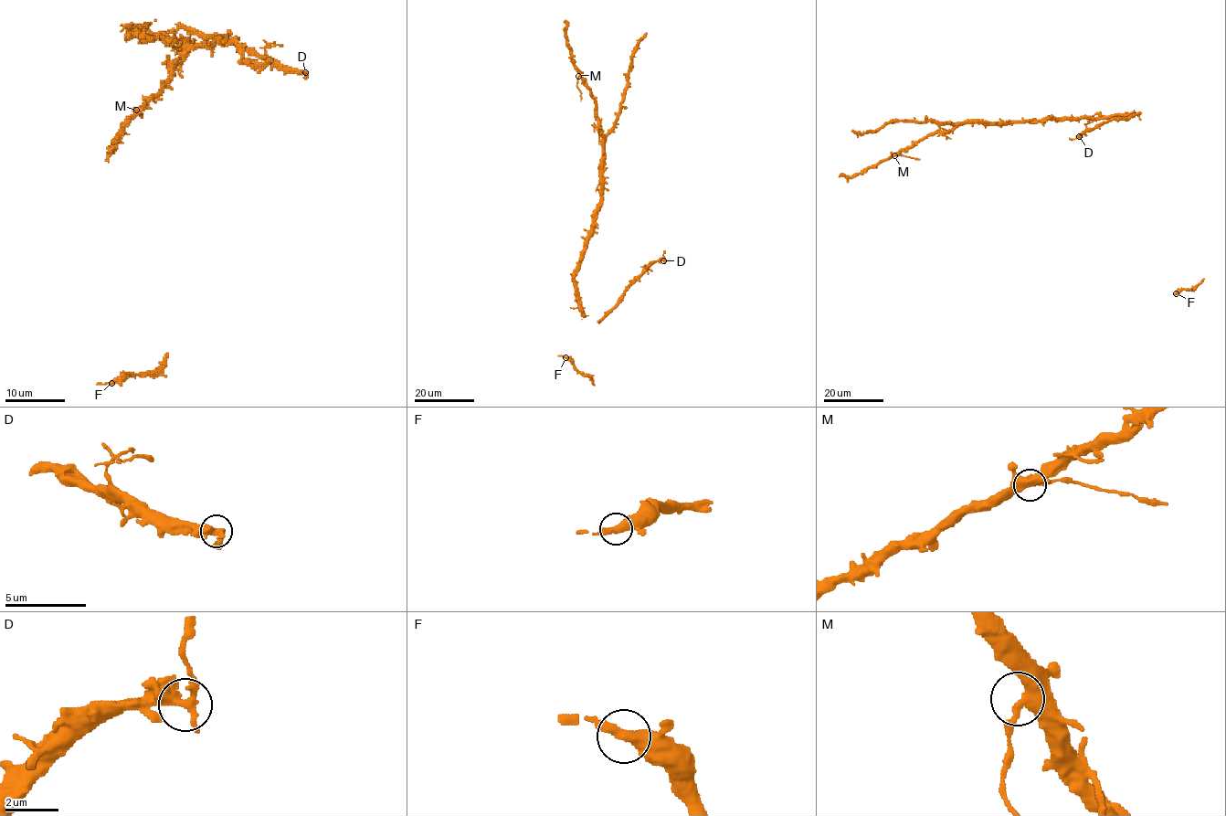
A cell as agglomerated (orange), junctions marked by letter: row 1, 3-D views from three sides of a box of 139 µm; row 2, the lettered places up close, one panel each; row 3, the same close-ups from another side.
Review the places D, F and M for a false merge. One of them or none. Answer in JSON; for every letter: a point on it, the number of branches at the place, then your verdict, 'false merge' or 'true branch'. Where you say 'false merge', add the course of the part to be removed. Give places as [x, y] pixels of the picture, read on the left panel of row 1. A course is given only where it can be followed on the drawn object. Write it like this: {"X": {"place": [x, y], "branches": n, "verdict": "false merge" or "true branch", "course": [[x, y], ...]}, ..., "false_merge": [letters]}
{"D": {"place": [305, 72], "branches": 2, "verdict": "false merge"}, "F": {"place": [111, 383], "branches": 2, "verdict": "true branch"}, "M": {"place": [136, 110], "branches": 2, "verdict": "true branch"}, "false_merge": ["D"]}

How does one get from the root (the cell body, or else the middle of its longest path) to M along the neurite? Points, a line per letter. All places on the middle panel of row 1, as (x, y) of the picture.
M: (576, 271), (594, 211), (600, 199), (602, 156), (602, 135), (598, 129), (596, 101), (578, 76)

